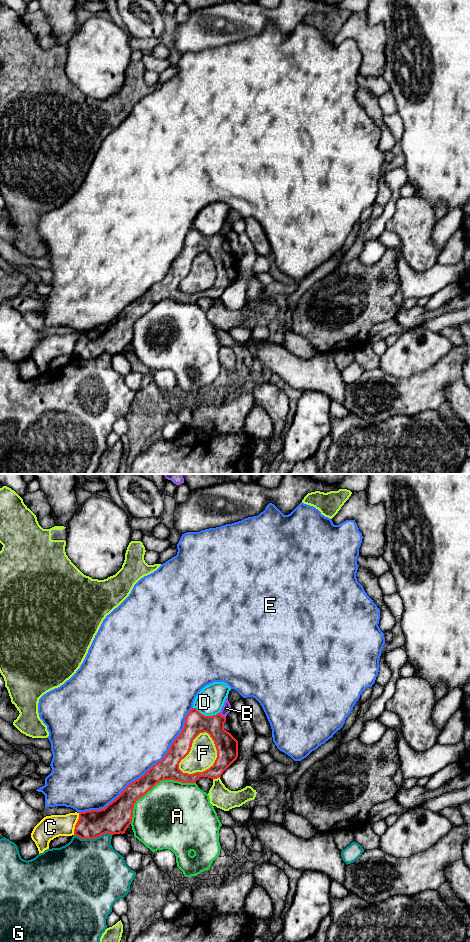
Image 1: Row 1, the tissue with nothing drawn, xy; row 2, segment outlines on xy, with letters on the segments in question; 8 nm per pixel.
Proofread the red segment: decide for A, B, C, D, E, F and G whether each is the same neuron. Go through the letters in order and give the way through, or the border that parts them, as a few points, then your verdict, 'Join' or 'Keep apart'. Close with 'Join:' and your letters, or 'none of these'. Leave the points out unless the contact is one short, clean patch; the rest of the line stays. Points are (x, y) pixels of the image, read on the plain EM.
A: Keep apart
B: Boundary: xy (219, 232), (225, 237). Keep apart
C: Keep apart
D: Keep apart
E: Keep apart
F: Keep apart
G: Keep apart
Join: none of these

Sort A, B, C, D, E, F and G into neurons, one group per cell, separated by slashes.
A / B / C / D / E / F / G

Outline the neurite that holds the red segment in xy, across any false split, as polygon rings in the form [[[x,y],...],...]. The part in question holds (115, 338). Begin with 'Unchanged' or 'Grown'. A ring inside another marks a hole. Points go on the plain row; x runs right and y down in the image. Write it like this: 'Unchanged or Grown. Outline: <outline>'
Unchanged. Outline: [[[192,228],[186,235],[182,252],[173,261],[165,277],[139,299],[130,303],[104,329],[80,332],[74,355],[81,359],[95,359],[105,353],[124,354],[132,342],[136,321],[160,301],[196,303],[200,297],[221,297],[238,277],[238,261],[224,249],[225,242],[226,237],[220,233],[205,236]],[[204,252],[210,255],[217,270],[214,284],[203,292],[183,293],[179,289],[179,283],[189,274],[193,260]]]

